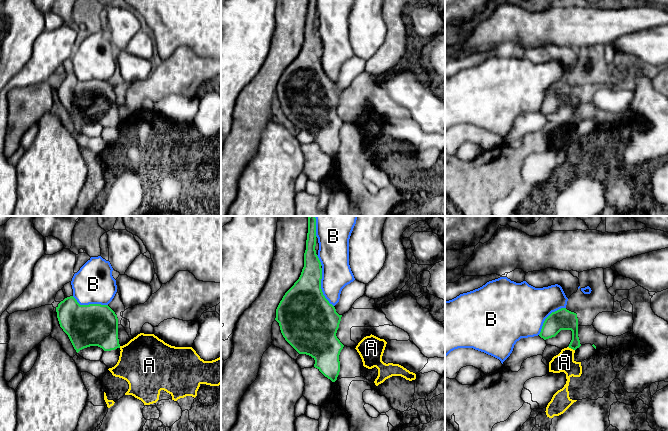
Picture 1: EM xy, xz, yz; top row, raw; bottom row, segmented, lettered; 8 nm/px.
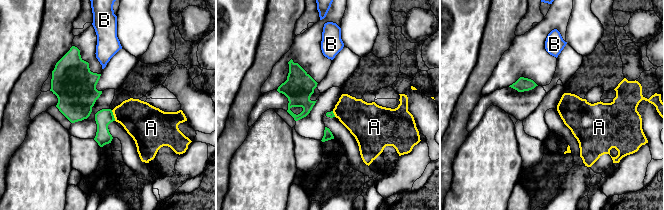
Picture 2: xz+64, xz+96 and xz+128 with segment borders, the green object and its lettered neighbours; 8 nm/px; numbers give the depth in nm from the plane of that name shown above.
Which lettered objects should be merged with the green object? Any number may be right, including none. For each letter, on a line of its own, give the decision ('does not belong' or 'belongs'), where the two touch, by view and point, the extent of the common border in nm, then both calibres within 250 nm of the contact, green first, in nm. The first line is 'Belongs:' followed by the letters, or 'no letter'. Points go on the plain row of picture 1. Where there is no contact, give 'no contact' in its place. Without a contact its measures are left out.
Belongs: no letter
A: does not belong | yz (571, 124) | 70 nm | 170/160 nm
B: does not belong | xz (320, 63) | 320 nm | 420/240 nm

